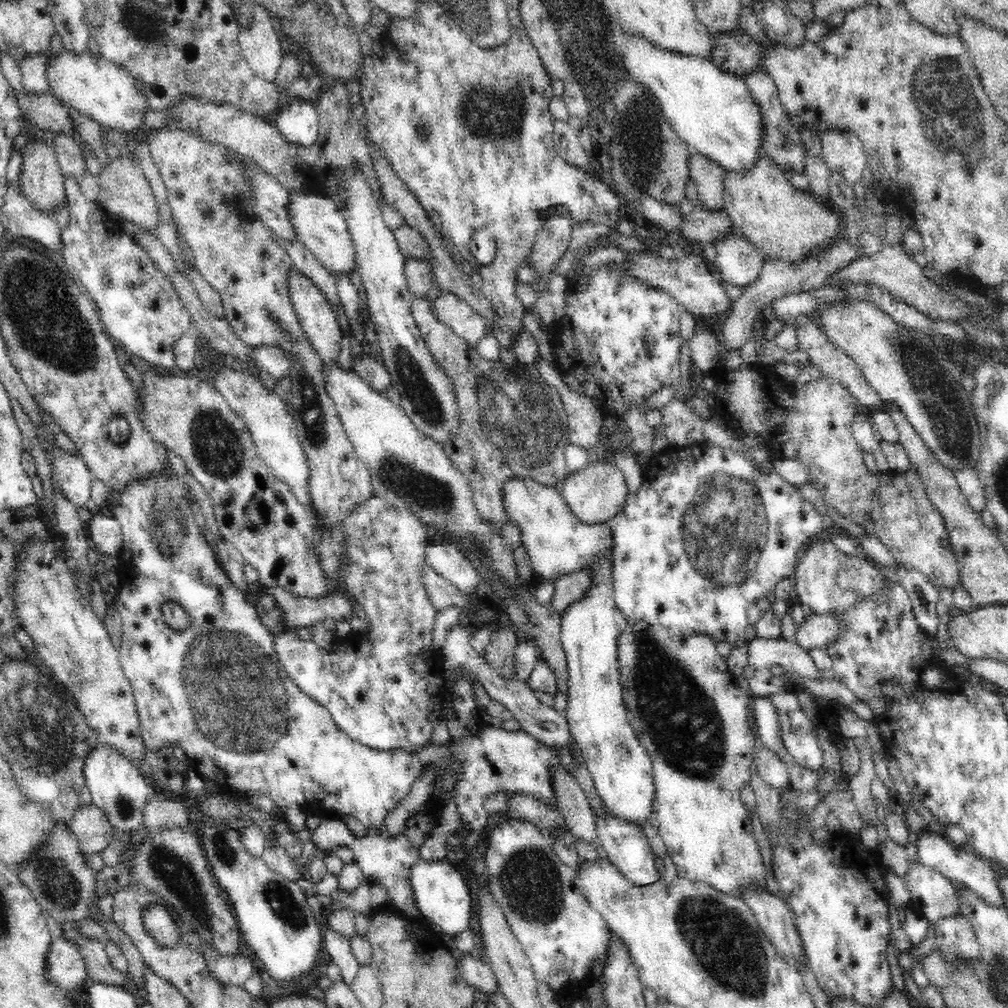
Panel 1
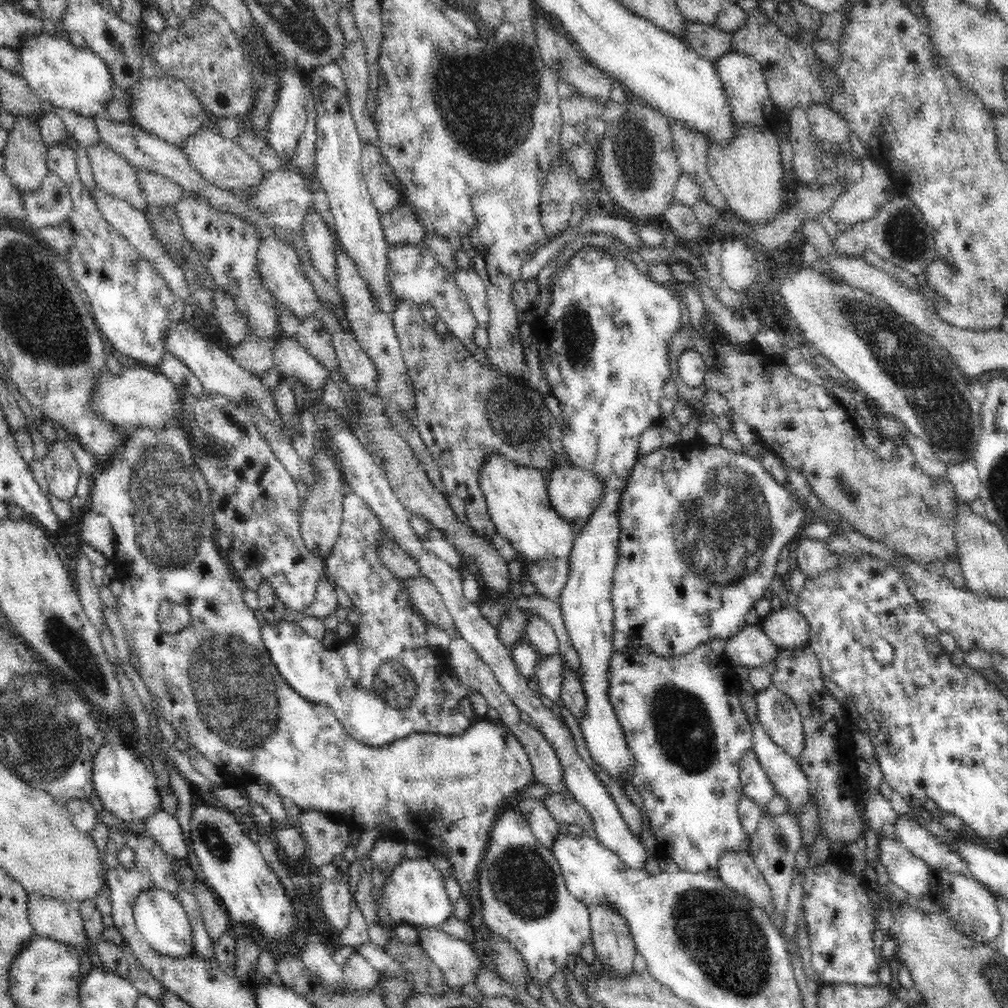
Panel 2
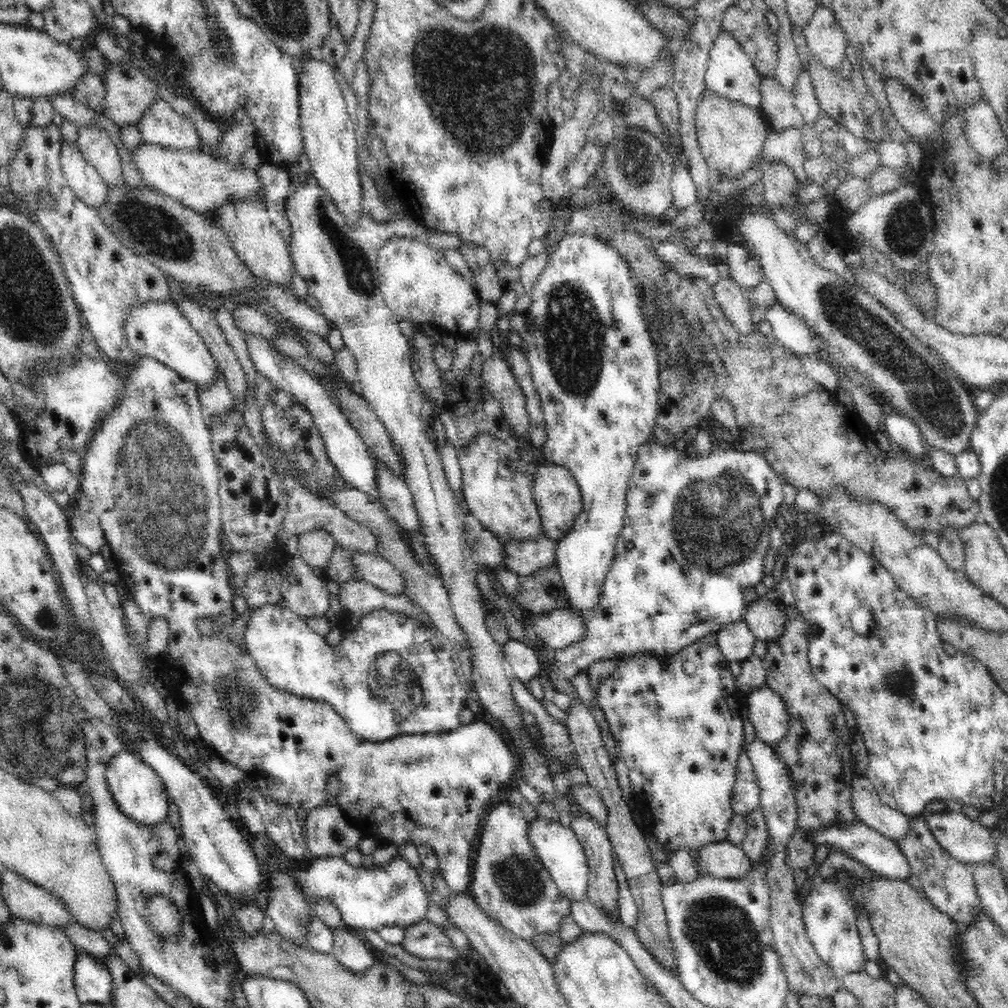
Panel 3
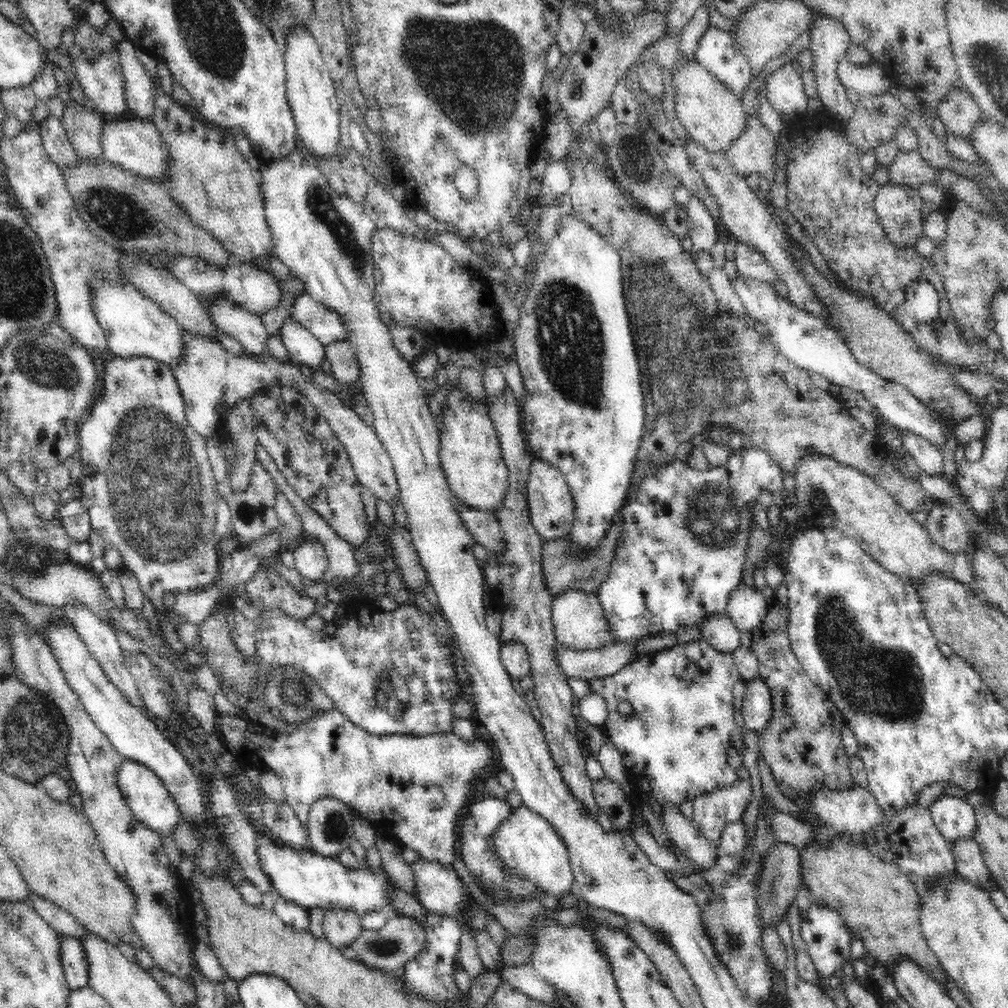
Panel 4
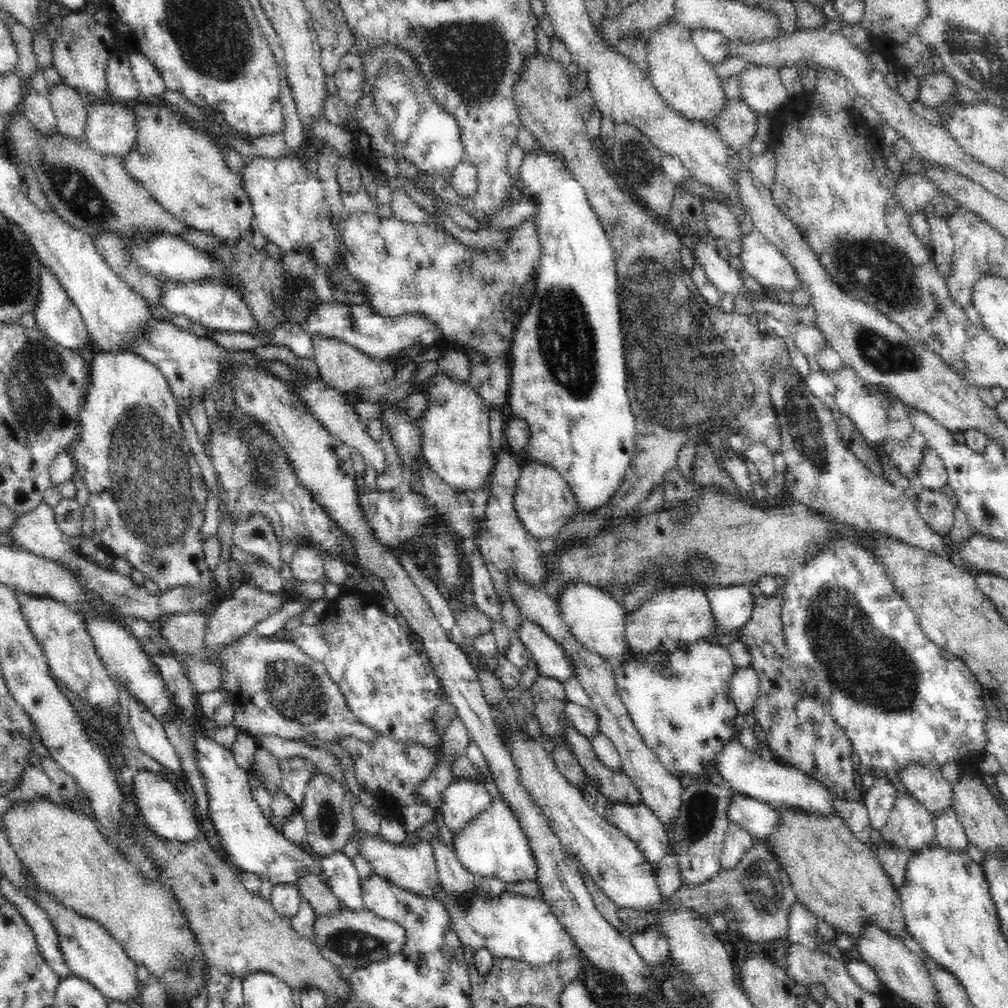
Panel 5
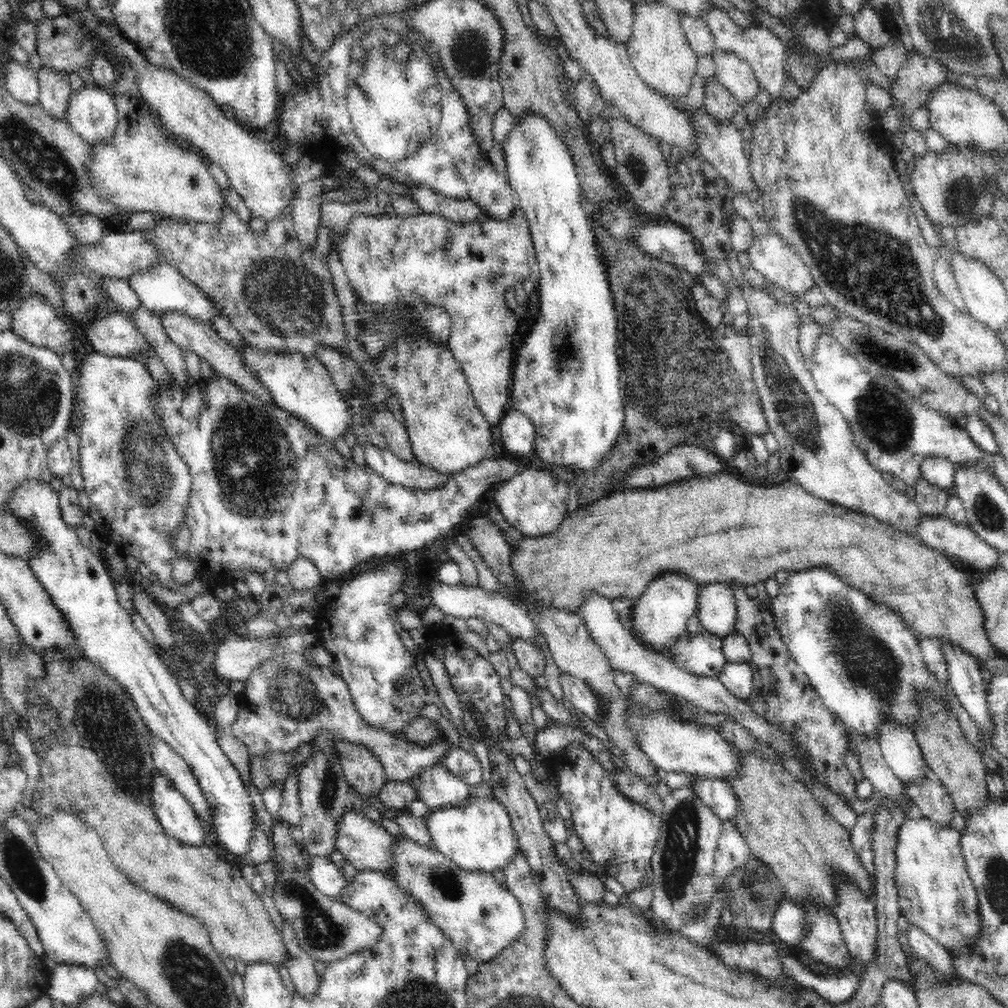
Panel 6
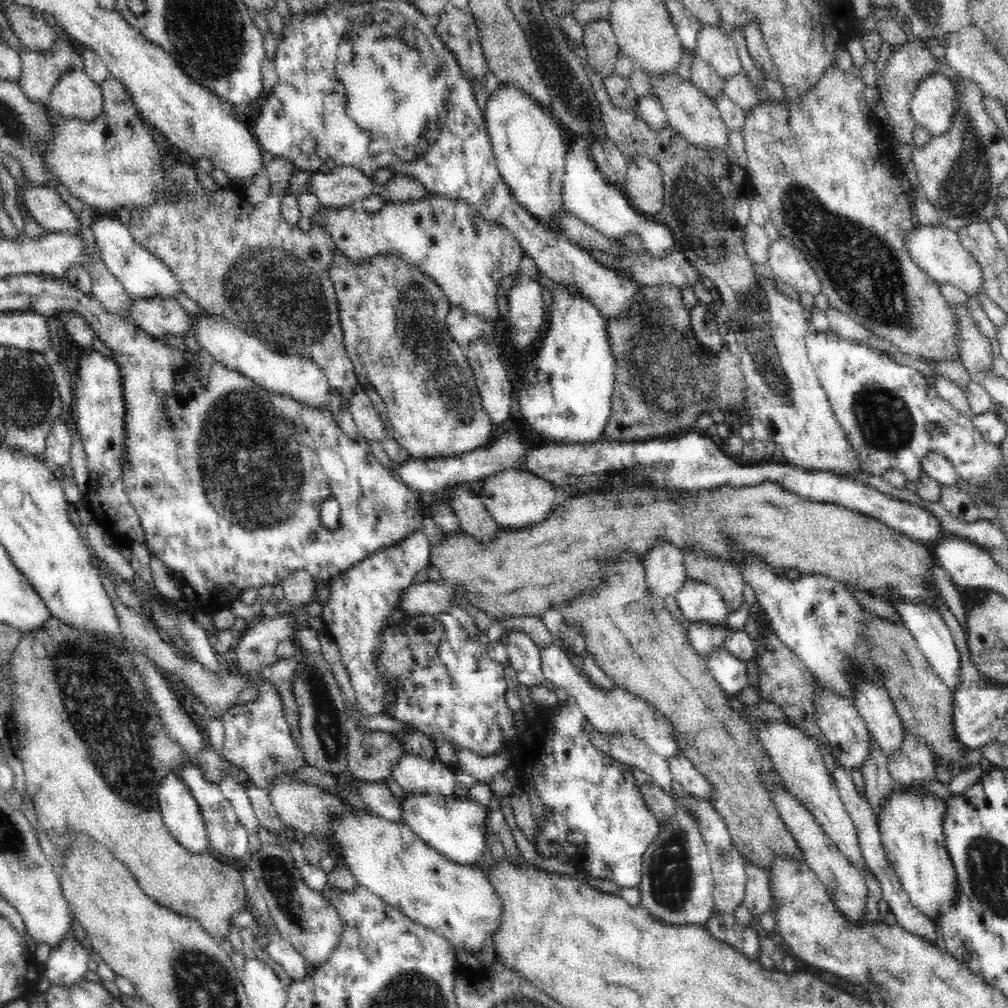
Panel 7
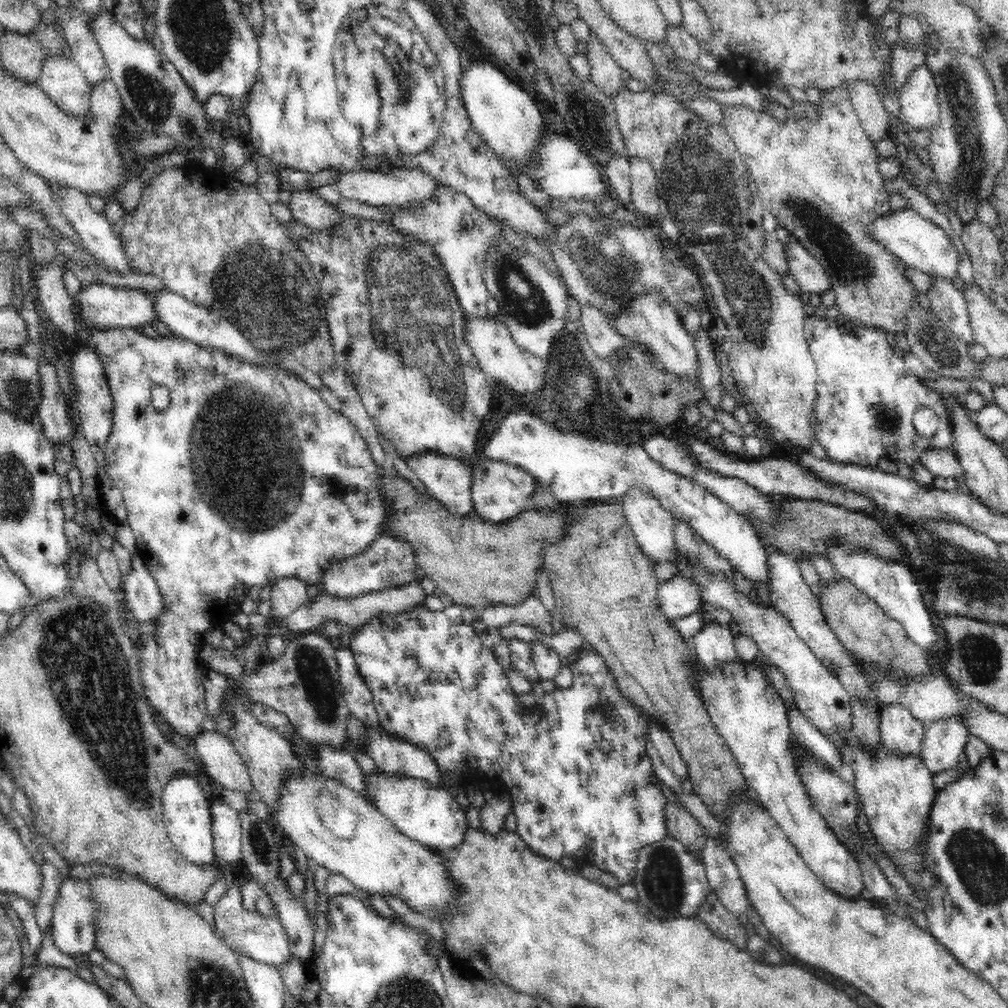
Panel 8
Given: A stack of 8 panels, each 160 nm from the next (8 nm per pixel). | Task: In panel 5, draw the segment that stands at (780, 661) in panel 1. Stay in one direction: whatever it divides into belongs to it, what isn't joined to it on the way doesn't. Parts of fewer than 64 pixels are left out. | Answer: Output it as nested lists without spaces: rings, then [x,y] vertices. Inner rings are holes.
[[[680,586],[676,590],[665,588],[660,597],[652,598],[635,613],[625,615],[625,650],[629,652],[627,656],[634,656],[634,658],[637,655],[674,650],[684,643],[712,640],[712,636],[724,638],[726,634],[728,631],[716,625],[716,615],[712,611],[712,603],[706,593],[692,586]],[[522,618],[516,638],[525,644],[538,666],[538,673],[561,681],[576,677],[575,660],[552,635],[544,631],[536,621]]]

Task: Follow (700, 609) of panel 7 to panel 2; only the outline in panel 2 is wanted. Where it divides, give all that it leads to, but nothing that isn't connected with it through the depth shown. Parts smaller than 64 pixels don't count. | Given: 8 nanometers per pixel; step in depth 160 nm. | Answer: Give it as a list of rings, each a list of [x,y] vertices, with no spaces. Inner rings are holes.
[[[775,604],[771,613],[762,617],[759,624],[760,628],[764,629],[764,632],[768,635],[768,638],[781,648],[806,648],[810,644],[810,621],[795,607],[795,604],[786,607]]]

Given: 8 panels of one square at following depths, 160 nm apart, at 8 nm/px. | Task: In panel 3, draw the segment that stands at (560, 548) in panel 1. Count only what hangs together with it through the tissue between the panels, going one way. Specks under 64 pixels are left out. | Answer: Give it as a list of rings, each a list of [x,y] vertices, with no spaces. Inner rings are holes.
[[[484,433],[458,455],[458,460],[462,494],[468,512],[479,520],[485,530],[501,538],[506,545],[546,538],[544,522],[533,493],[537,467],[524,458],[518,449]]]

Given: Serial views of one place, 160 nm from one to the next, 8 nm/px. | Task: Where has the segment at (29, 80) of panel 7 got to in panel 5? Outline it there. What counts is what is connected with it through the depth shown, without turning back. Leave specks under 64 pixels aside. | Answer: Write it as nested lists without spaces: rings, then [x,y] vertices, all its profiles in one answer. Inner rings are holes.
[[[60,82],[49,88],[48,98],[56,115],[58,133],[76,141],[86,140],[88,107],[84,106],[82,96]]]

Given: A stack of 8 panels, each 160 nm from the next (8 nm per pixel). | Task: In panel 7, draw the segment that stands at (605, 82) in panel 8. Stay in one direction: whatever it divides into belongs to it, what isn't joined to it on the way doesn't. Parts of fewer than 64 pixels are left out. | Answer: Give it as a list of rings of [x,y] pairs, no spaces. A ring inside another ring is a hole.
[[[608,18],[583,22],[583,46],[587,52],[587,62],[597,74],[610,79],[620,48],[614,29]]]

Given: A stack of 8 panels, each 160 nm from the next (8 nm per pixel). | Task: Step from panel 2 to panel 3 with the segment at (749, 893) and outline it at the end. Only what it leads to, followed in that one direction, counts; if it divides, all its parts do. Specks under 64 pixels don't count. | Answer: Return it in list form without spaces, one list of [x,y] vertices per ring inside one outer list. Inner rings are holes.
[[[728,840],[704,846],[699,860],[700,871],[723,880],[748,879],[755,868],[755,862],[744,853],[742,845]]]

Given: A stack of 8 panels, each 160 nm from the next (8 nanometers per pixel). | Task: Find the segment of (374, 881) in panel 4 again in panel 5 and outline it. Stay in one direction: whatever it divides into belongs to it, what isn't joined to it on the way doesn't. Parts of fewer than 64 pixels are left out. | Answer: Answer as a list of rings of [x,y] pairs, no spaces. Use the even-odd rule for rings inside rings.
[[[199,721],[196,722],[196,747],[200,769],[208,781],[210,815],[225,852],[233,856],[232,865],[241,872],[256,874],[260,881],[270,882],[273,887],[292,885],[300,892],[304,878],[312,877],[330,889],[332,882],[329,881],[321,858],[306,846],[290,842],[279,831],[275,821],[264,818],[253,799],[248,773],[238,765],[232,749],[228,750],[213,738],[205,736]]]

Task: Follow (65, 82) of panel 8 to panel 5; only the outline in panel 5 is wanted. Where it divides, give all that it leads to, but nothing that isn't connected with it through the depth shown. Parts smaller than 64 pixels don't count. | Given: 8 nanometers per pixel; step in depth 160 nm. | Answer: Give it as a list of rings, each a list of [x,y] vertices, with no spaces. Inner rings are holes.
[[[95,102],[88,106],[86,142],[104,156],[128,157],[139,139],[139,122],[129,105]]]

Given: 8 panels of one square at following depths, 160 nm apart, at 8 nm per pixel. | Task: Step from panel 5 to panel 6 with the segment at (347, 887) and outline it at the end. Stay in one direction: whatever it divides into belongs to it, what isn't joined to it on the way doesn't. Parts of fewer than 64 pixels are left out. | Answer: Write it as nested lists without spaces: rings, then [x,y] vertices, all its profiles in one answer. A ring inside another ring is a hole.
[[[310,856],[310,858],[311,878],[316,889],[330,899],[343,903],[343,893],[349,884],[343,868],[328,856]]]

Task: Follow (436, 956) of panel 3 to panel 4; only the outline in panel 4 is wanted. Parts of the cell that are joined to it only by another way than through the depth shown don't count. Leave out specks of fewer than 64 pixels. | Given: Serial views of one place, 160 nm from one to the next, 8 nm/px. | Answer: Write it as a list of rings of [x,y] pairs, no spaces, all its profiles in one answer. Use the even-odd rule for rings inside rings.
[[[408,915],[388,916],[388,922],[378,931],[366,930],[357,942],[350,946],[350,958],[363,965],[380,969],[386,973],[399,973],[410,960],[414,960],[424,948],[428,947],[428,934],[425,926]]]

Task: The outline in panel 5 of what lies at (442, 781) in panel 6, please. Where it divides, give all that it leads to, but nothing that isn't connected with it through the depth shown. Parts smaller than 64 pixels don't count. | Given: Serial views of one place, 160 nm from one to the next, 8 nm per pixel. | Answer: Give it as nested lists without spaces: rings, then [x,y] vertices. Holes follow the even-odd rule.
[[[457,779],[440,796],[441,818],[453,834],[460,834],[468,825],[492,806],[492,796],[484,784]]]

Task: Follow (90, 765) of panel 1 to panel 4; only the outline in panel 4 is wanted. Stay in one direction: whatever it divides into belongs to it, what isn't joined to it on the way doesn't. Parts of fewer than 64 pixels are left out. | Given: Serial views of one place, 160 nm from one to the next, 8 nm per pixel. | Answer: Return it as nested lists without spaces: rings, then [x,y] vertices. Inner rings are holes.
[[[125,758],[117,770],[117,785],[124,796],[124,802],[129,806],[136,820],[140,821],[146,828],[155,830],[160,836],[172,834],[175,826],[182,820],[181,812],[163,780],[153,770],[140,764],[140,762]]]

